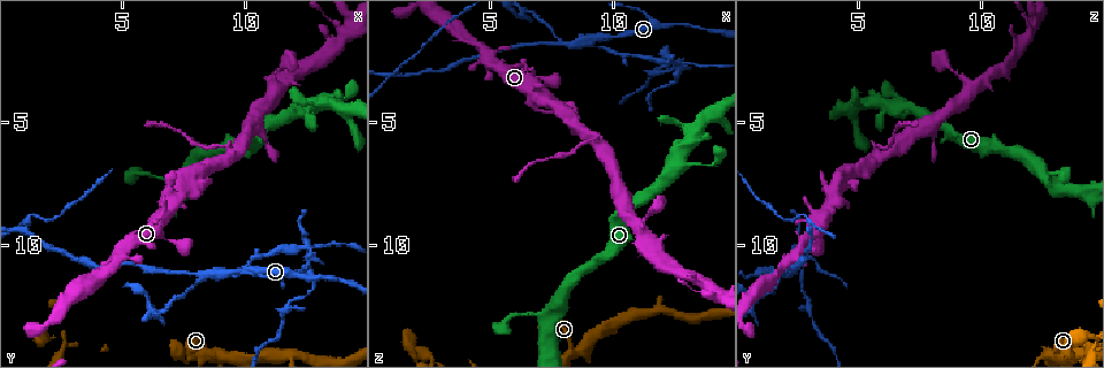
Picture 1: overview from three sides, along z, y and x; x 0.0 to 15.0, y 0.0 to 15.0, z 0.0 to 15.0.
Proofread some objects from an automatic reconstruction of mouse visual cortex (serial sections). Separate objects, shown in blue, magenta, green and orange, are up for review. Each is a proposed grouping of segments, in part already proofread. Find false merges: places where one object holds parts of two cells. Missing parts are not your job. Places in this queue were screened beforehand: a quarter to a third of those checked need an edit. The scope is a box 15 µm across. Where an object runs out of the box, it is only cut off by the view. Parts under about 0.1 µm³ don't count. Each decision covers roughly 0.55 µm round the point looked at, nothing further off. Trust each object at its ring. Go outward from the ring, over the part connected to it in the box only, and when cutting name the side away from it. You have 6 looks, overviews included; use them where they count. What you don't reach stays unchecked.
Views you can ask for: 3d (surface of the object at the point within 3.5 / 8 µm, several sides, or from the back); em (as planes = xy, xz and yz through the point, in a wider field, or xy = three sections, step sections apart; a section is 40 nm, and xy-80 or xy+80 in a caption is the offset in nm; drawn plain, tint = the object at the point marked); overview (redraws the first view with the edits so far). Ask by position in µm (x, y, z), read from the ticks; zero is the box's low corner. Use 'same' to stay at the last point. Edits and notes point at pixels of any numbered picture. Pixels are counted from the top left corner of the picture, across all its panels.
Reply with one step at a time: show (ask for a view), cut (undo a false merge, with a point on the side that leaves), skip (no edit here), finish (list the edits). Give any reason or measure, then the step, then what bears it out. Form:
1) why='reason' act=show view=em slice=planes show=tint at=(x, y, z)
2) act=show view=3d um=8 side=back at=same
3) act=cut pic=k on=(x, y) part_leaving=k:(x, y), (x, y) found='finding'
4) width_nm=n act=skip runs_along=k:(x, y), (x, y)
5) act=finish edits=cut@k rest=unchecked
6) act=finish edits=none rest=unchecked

why='thin neck' act=show view=3d um=3.5 at=(8.2, 11.2, 1.8)

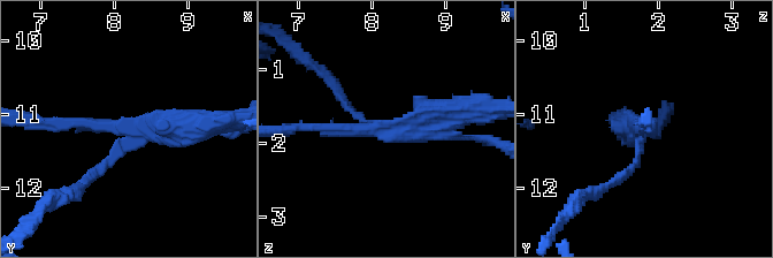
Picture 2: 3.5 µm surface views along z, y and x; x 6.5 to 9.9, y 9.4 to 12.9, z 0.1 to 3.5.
act=show view=em slice=xy step=1 show=tint at=(8.10, 11.15, 1.75)

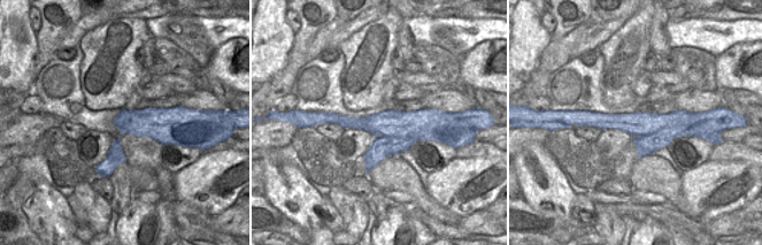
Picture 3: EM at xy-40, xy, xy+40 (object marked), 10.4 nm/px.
act=cut pic=2 on=(100, 172) part_leaving=2:(452, 124), (456, 136), (498, 142) found='two cells meet here'

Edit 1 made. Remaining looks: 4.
why='see it whole again' act=show view=overview

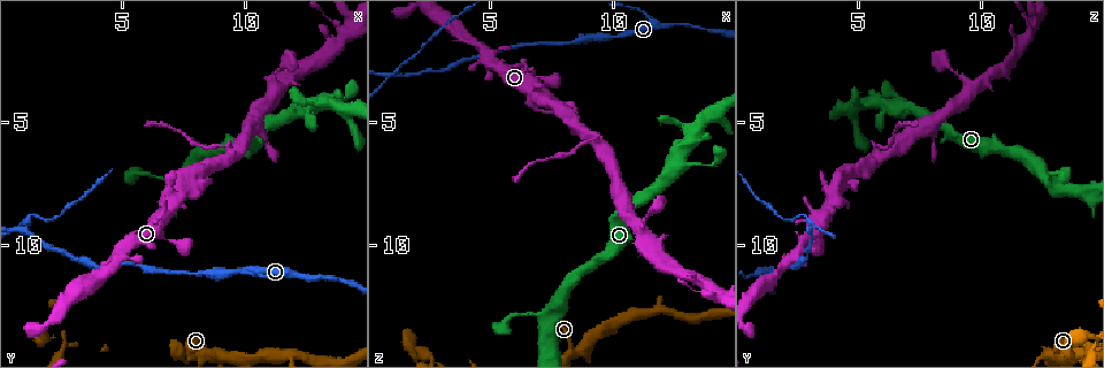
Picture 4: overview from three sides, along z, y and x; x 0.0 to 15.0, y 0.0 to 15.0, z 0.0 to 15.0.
act=show view=3d um=3.5 at=(12.3, 11.2, 1.0)

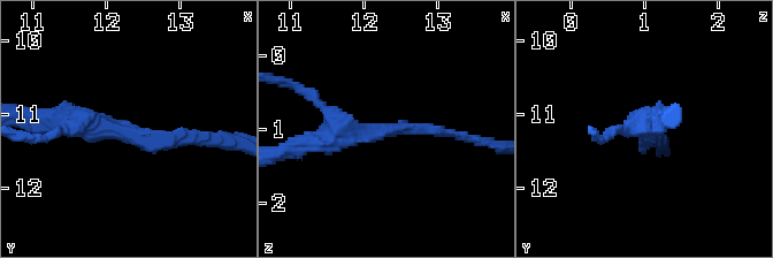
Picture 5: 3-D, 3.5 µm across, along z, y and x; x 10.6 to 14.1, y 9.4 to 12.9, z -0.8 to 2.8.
arm_widths_nm=150,250 why='need the tissue' act=show view=em slice=planes show=tint at=(12.25, 11.25, 1.05)

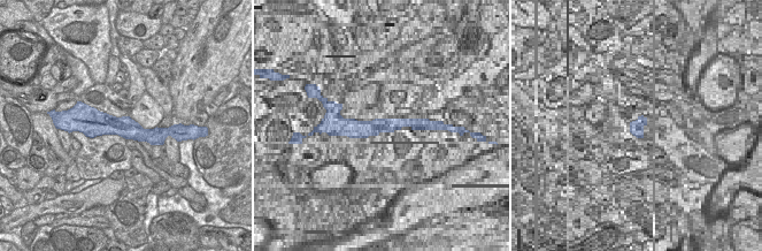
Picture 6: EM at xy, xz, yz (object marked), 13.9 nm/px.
act=skip runs_along=6:(87, 124), (161, 131) found='all the same cell'

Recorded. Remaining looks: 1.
act=finish edits=cut@2 rest=unchecked

